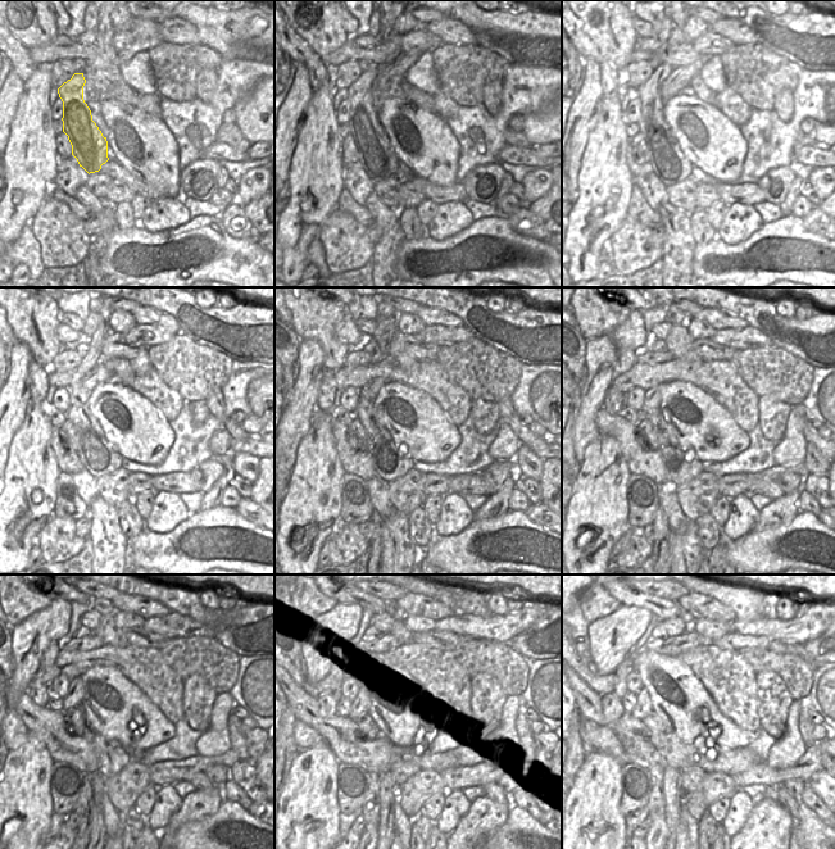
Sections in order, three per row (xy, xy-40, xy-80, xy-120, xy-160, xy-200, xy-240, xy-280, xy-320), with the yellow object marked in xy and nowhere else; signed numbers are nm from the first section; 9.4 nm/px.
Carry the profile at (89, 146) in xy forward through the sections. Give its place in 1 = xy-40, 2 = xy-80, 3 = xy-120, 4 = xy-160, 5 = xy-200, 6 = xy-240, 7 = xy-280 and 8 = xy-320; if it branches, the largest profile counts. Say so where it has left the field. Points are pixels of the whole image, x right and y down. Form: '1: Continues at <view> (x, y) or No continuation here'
1: Continues at xy-40 (376, 154)
2: Continues at xy-80 (668, 163)
3: Continues at xy-120 (98, 455)
4: Continues at xy-160 (390, 463)
5: Continues at xy-200 (683, 467)
6: Continues at xy-240 (112, 758)
7: Continues at xy-280 (400, 770)
8: Continues at xy-320 (693, 777).

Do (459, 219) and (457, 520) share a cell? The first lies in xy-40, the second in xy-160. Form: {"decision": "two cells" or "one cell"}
{"decision": "one cell"}

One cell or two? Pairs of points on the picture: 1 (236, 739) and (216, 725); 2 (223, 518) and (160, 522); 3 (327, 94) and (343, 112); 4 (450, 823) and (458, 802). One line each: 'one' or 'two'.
1: two
2: two
3: two
4: one

